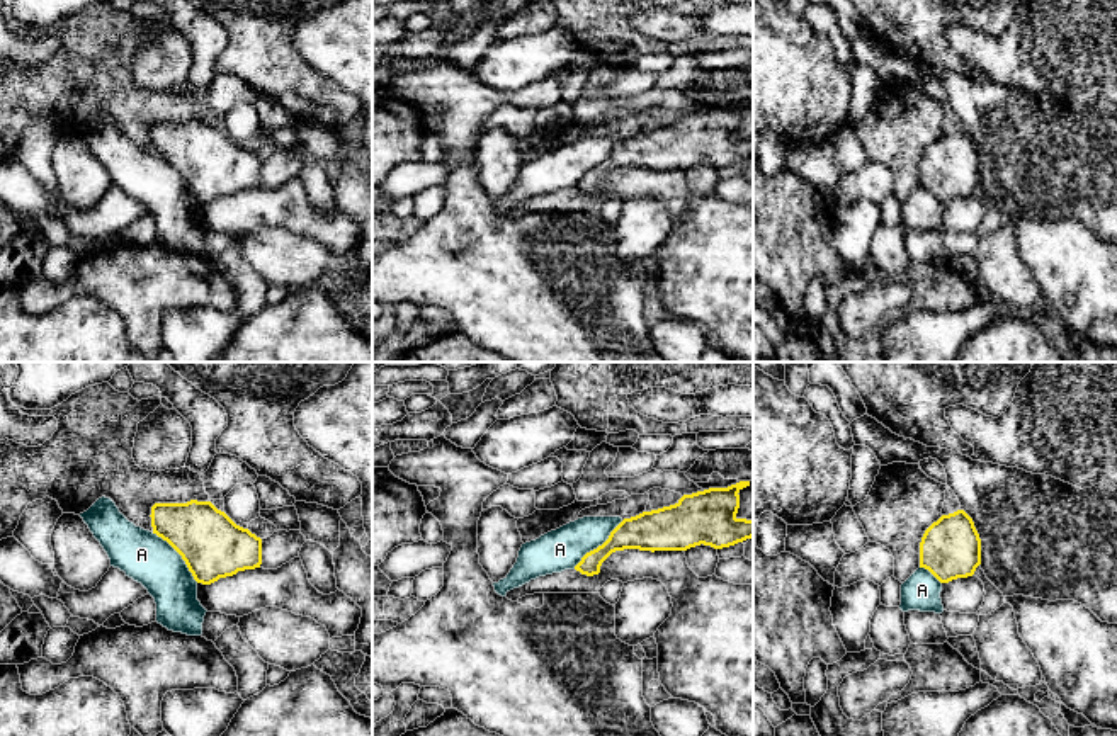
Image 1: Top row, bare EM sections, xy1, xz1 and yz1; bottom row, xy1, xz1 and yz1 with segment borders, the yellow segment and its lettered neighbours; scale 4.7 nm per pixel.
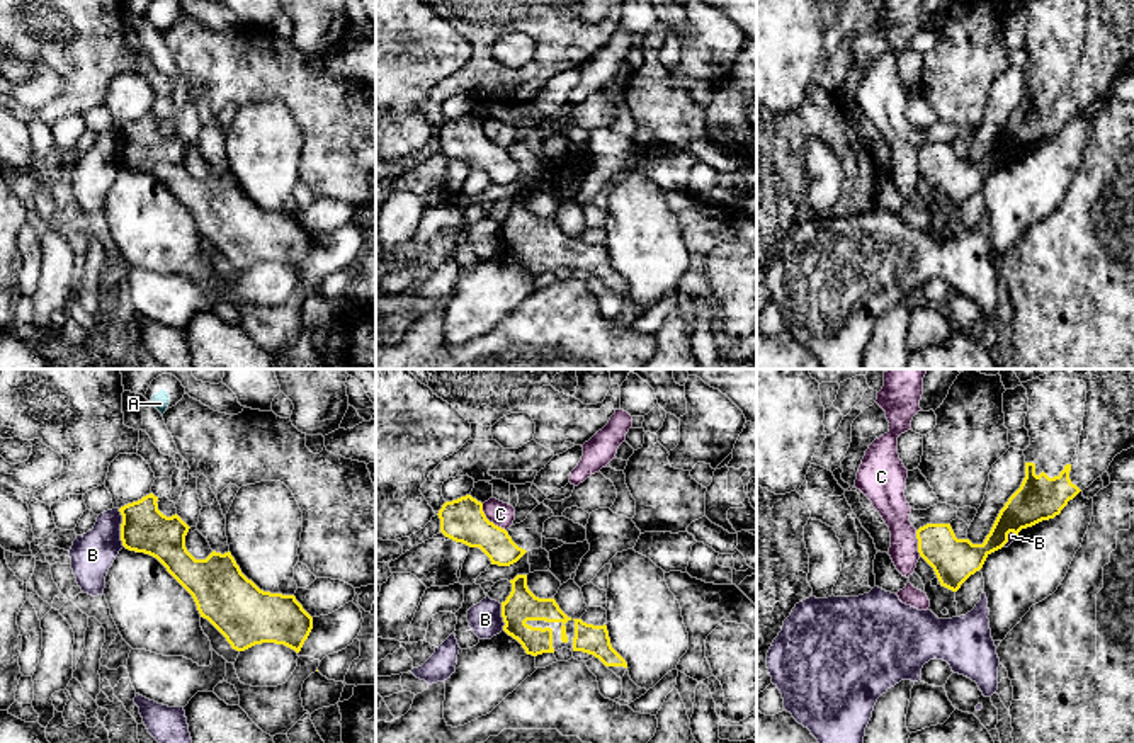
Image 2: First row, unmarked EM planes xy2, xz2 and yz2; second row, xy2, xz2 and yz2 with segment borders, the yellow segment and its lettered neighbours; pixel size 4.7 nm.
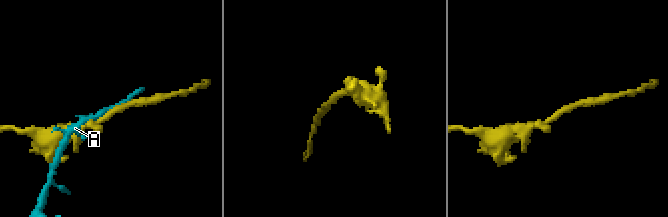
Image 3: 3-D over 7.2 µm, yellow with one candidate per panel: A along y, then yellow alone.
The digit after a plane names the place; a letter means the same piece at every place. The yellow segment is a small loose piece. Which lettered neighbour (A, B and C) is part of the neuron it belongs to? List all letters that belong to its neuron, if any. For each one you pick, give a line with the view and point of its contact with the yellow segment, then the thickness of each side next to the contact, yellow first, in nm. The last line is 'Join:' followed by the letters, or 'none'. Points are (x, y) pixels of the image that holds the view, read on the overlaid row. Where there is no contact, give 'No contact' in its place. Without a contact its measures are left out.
Join: none

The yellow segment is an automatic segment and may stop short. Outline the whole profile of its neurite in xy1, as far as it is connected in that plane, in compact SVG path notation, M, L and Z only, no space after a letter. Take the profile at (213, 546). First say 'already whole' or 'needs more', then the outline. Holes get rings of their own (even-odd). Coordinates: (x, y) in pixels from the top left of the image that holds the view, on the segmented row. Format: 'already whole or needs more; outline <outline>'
already whole; outline M211 501L155 503L150 517L153 534L167 541L182 556L197 583L211 585L219 578L262 564L262 539L236 525Z

